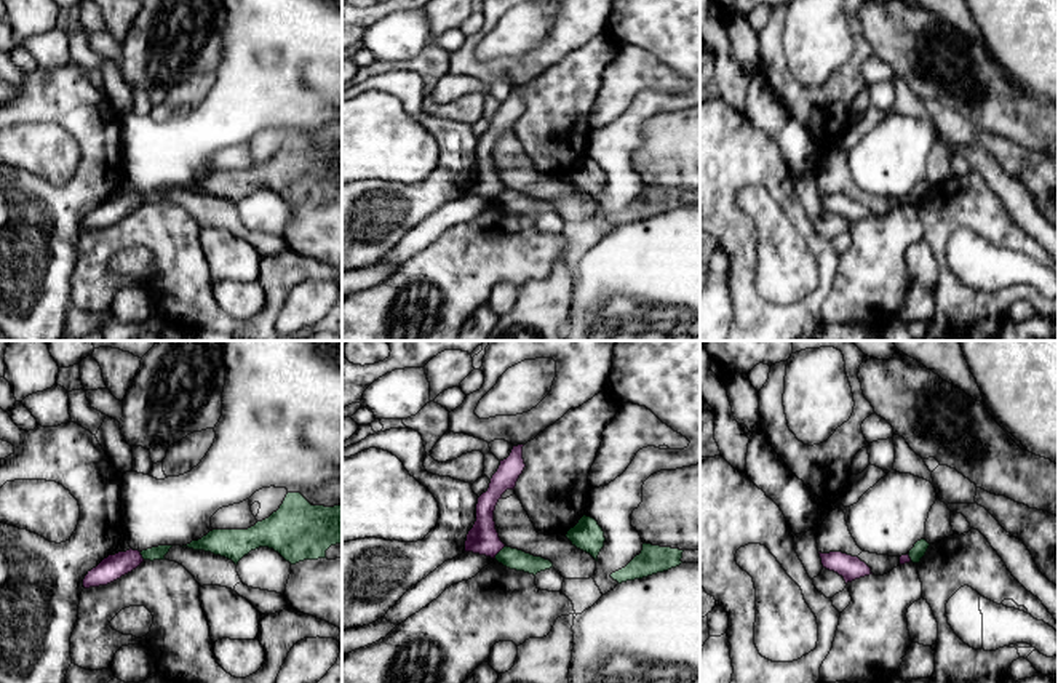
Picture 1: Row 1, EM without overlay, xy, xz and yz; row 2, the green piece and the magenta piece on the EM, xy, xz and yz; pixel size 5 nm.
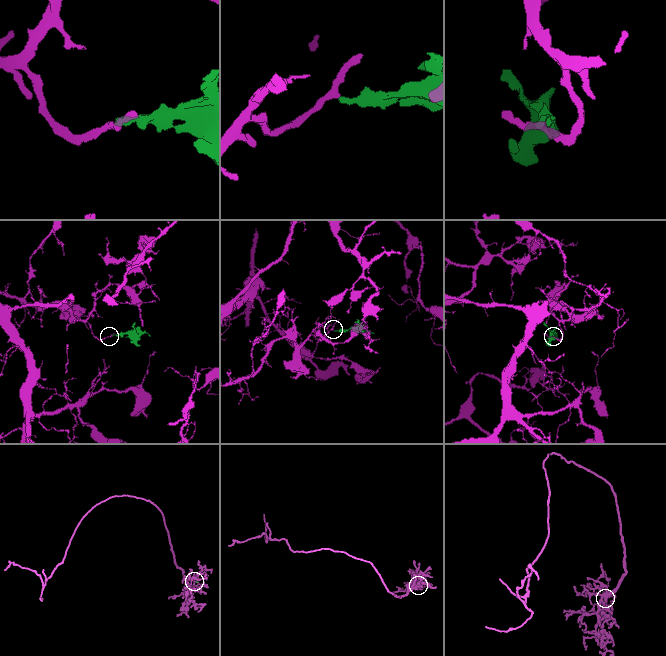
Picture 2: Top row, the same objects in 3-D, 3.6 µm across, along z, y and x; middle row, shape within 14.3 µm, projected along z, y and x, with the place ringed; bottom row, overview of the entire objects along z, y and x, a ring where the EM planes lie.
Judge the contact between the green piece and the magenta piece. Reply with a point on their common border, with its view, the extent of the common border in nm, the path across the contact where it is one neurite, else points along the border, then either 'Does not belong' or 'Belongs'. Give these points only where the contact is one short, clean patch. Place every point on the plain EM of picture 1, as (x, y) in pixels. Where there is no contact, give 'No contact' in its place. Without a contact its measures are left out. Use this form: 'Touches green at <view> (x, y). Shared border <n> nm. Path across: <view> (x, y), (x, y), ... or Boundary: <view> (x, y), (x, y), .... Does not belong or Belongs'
Touches green at xz (499, 194). Shared border 90 nm. Boundary: xz (505, 187), (494, 199). Does not belong

